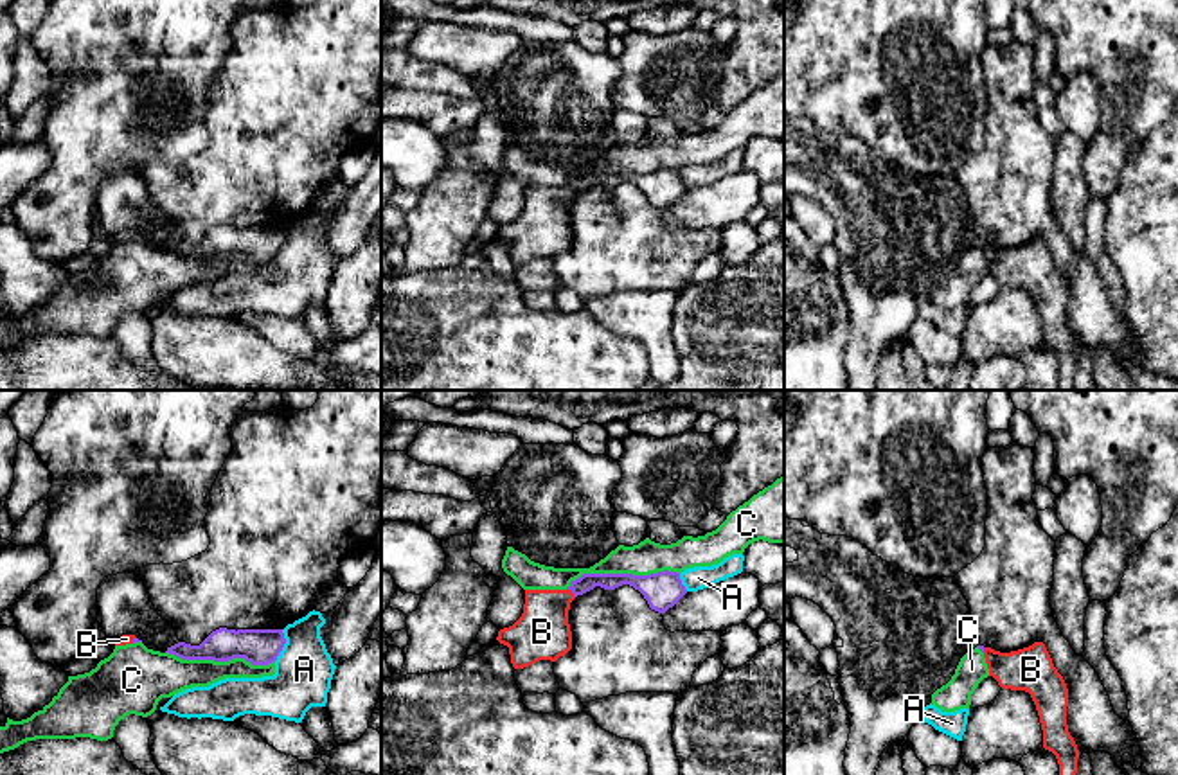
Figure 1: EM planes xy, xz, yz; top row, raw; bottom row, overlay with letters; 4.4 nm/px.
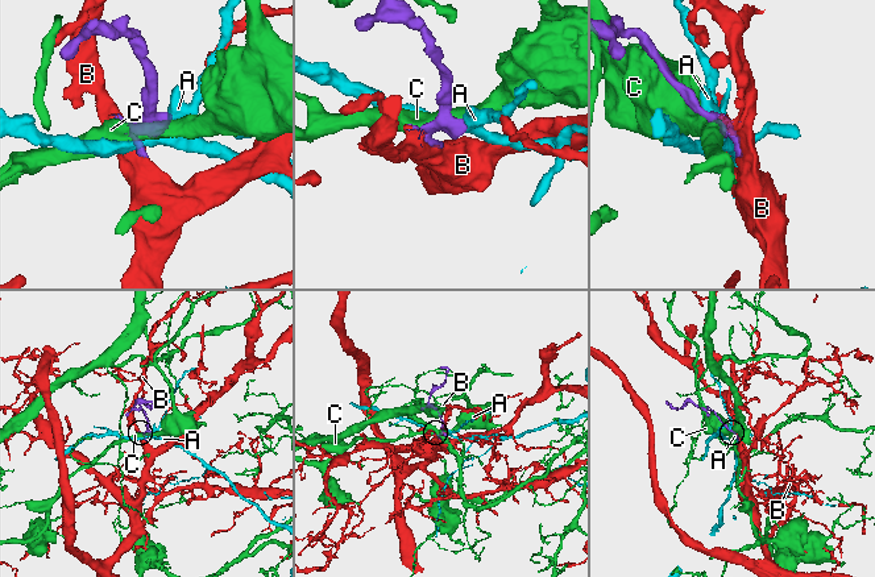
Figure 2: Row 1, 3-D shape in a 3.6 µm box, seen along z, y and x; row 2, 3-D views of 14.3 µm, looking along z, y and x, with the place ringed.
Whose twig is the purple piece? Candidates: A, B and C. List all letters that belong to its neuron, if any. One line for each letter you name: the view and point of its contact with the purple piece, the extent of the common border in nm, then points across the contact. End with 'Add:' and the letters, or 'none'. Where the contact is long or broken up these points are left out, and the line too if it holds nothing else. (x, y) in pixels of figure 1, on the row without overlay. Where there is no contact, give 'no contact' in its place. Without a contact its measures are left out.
B: meets purple in xz at (572, 189); contact 60 nm long
Add: B

